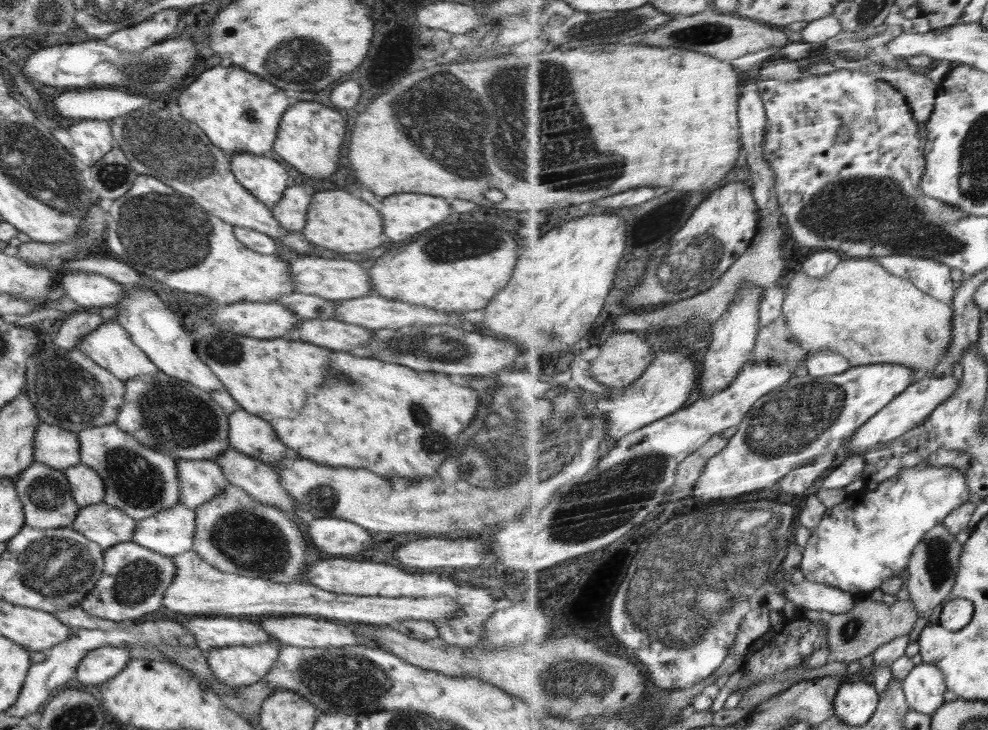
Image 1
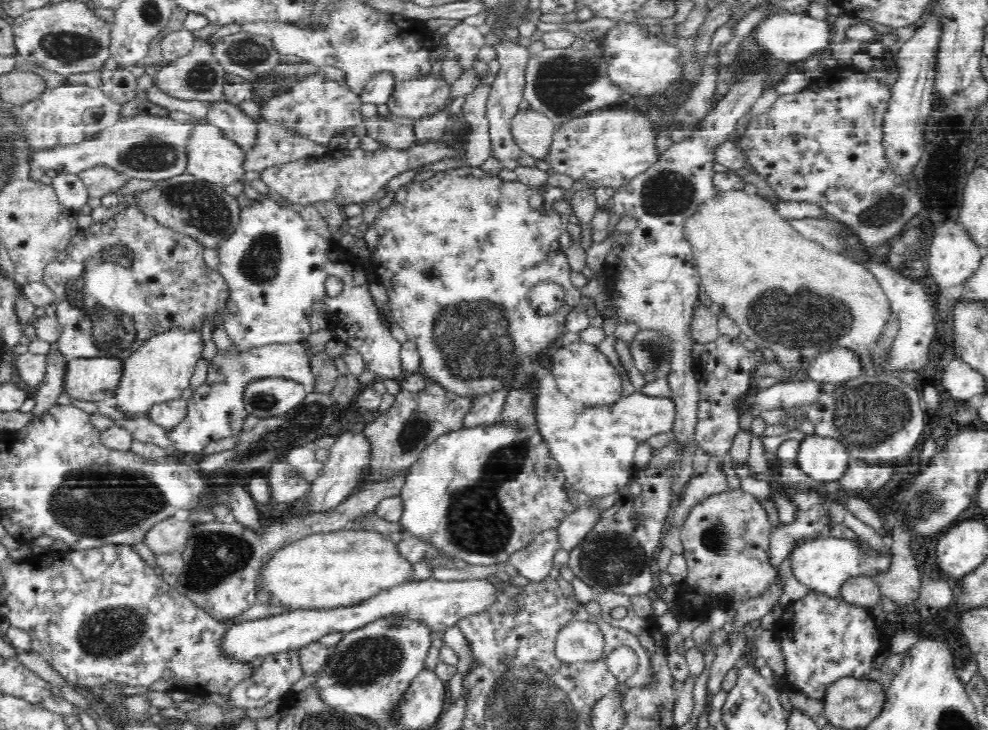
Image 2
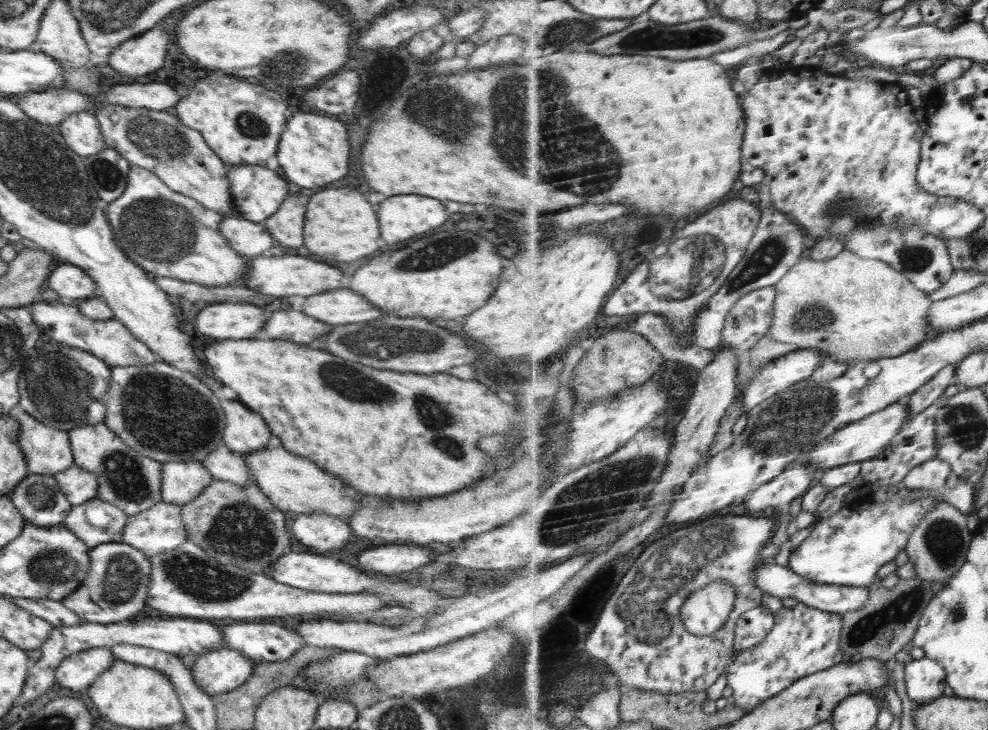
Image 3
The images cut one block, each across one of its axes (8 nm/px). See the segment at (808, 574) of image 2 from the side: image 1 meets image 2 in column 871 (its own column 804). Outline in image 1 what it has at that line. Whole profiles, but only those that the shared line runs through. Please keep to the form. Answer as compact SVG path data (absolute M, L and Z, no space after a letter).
M926 462L907 469L894 479L880 484L875 491L869 492L869 500L857 502L854 497L849 497L844 504L830 509L820 526L813 530L813 536L804 548L800 568L808 580L842 587L862 599L868 597L874 590L882 588L890 577L900 576L904 570L909 569L916 547L928 532L938 524L945 523L954 509L966 504L970 500L970 493L967 475L954 468L930 467Z

